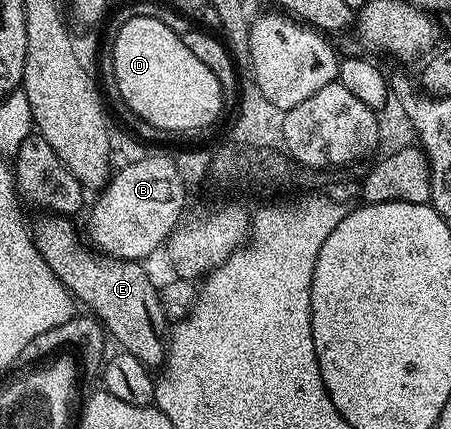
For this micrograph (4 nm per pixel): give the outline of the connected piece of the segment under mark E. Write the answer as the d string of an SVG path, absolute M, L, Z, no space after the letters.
M42 218L46 219L40 220L35 227L33 224L32 238L48 269L56 273L58 280L69 289L81 306L82 303L86 306L83 308L93 312L112 336L113 342L115 339L119 343L117 346L121 350L132 353L132 357L139 359L146 367L161 368L165 364L168 350L168 339L164 334L168 320L161 305L159 288L152 285L141 262L114 259L111 255L103 255L91 249L85 242L82 244L69 218Z

